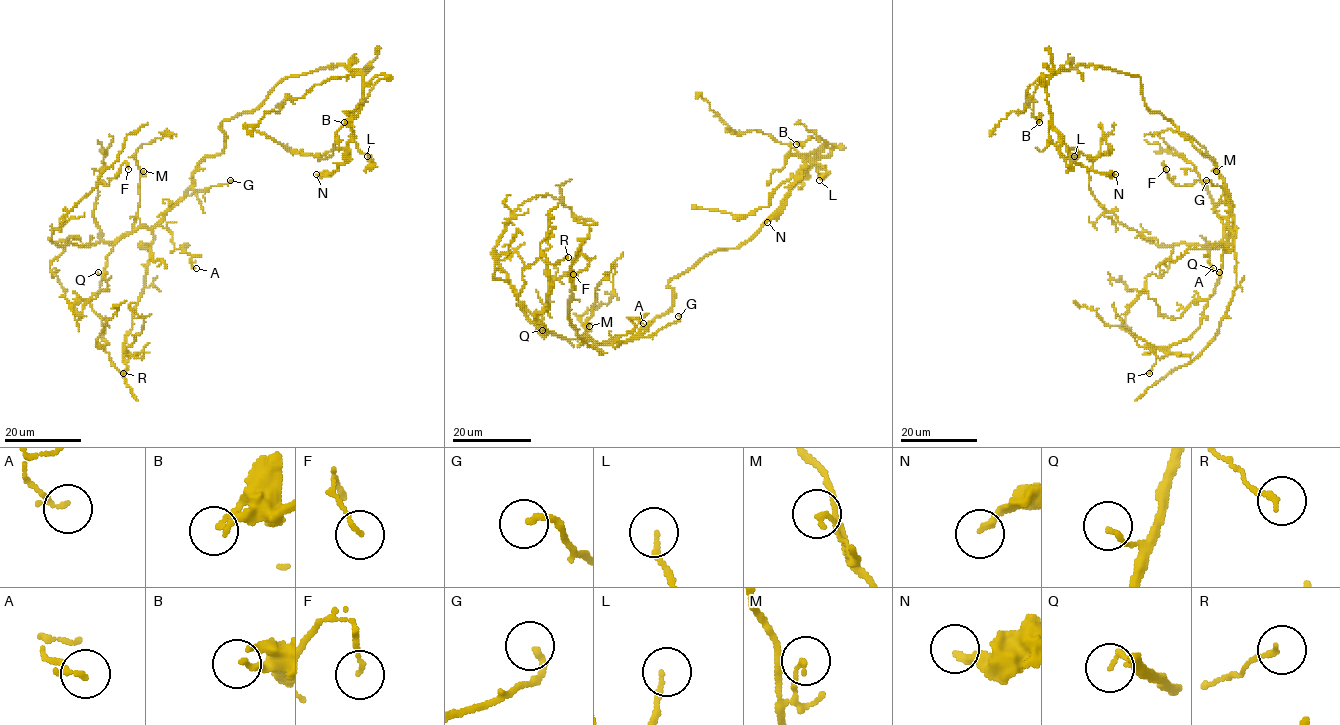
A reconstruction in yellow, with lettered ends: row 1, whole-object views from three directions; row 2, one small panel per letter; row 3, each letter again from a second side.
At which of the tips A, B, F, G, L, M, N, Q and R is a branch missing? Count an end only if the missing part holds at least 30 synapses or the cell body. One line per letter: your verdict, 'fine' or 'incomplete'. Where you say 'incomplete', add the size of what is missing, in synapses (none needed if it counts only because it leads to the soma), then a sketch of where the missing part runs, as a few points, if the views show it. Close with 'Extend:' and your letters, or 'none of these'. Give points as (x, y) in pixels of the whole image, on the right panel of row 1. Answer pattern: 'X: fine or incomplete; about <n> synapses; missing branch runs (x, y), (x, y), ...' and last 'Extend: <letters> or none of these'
A: fine
B: fine
F: fine
G: fine
L: fine
M: fine
N: fine
Q: fine
R: fine
Extend: none of these

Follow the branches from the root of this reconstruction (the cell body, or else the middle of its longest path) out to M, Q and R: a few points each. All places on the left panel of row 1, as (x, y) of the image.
M: (224, 148), (198, 164), (192, 186), (151, 227), (144, 226), (138, 217), (138, 184), (143, 171)
Q: (224, 148), (198, 164), (192, 186), (160, 221), (127, 232), (108, 256), (105, 271), (98, 272)
R: (224, 148), (198, 164), (160, 221), (127, 232), (107, 258), (90, 306), (103, 349), (123, 373)

